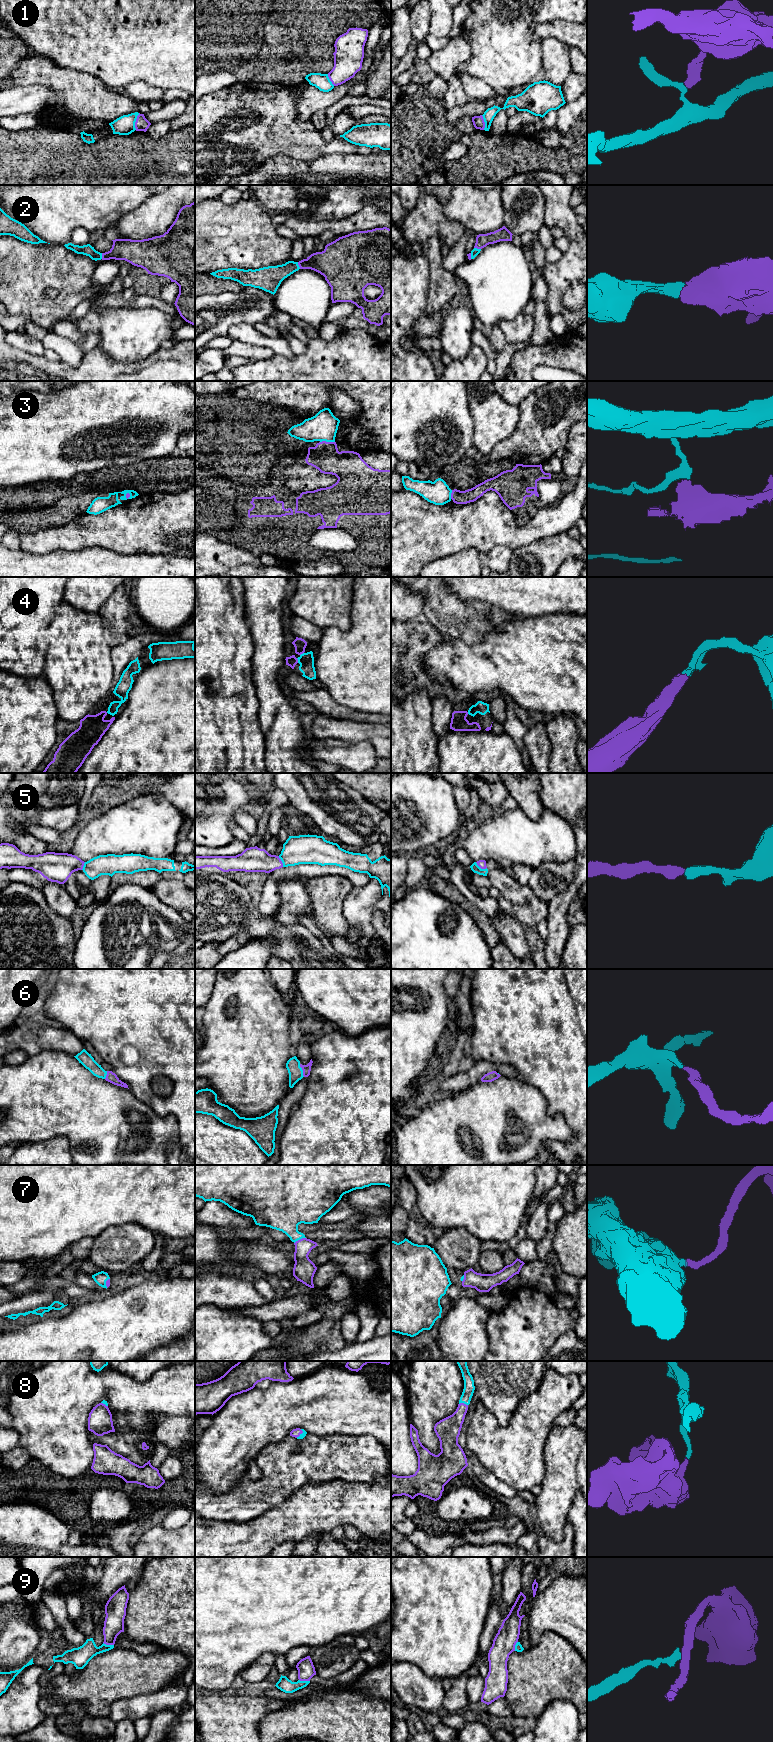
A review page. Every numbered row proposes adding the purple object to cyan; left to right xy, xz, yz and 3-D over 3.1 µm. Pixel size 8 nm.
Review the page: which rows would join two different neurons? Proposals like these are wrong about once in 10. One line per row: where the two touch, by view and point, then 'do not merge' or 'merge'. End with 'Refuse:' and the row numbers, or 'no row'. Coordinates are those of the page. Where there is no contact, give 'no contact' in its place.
1: meets cyan in xy at (135, 121); do not merge
2: meets cyan in xz at (298, 265); merge
3: meets cyan in xz at (327, 441); do not merge
4: meets cyan in xz at (298, 660); merge
5: meets cyan in yz at (480, 868); merge
6: meets cyan in xz at (302, 1070); merge
7: meets cyan in xz at (299, 1239); merge
8: meets cyan in yz at (463, 1402); merge
9: meets cyan in xy at (108, 1645); do not merge
Refuse: 1, 3, 9

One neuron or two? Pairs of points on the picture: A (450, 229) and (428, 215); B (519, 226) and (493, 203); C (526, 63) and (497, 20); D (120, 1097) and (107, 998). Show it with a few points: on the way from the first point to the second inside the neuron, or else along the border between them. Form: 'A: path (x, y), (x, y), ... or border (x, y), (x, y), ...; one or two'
A: path (445, 229), (433, 220); one
B: border (501, 195), (504, 225); two
C: path (515, 52), (502, 39), (501, 31); one
D: border (128, 1089), (146, 1104); two

